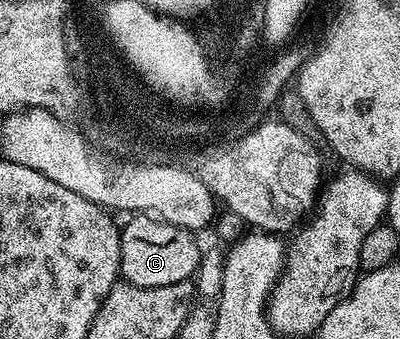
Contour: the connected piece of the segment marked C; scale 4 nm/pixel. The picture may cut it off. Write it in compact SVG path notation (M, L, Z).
M134 214L127 220L130 221L120 228L120 276L125 283L135 284L137 288L172 286L190 280L197 273L198 263L202 261L202 248L195 233L149 214Z

